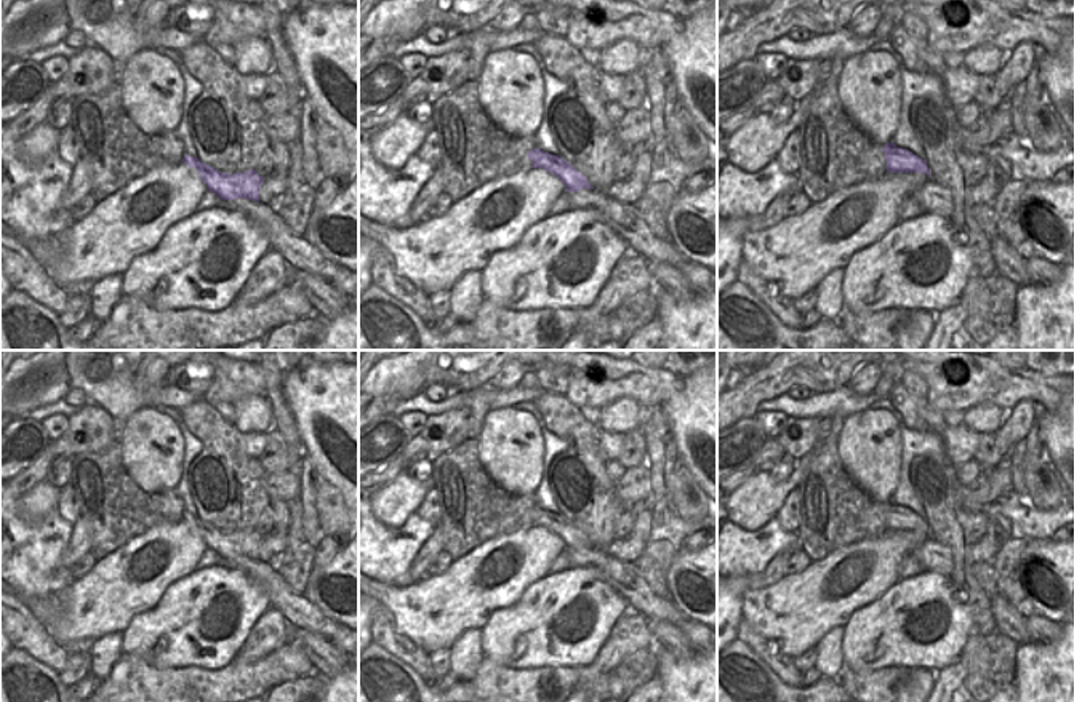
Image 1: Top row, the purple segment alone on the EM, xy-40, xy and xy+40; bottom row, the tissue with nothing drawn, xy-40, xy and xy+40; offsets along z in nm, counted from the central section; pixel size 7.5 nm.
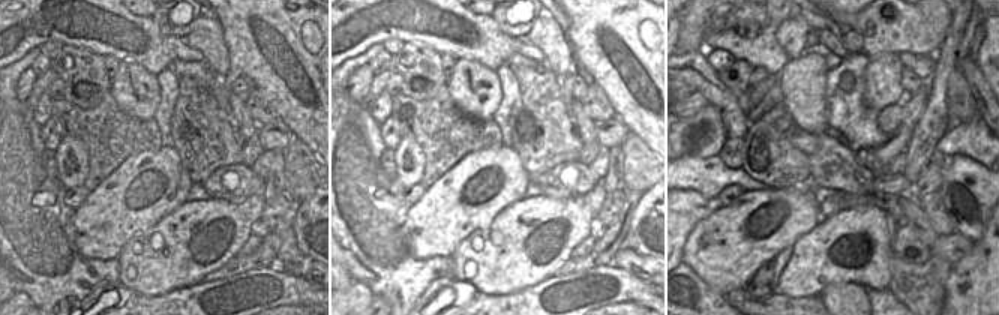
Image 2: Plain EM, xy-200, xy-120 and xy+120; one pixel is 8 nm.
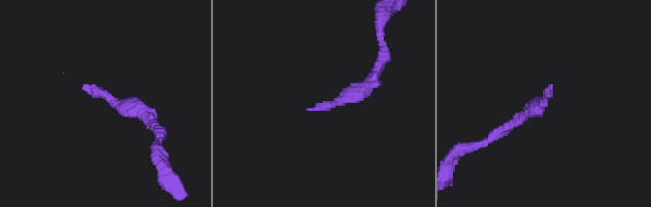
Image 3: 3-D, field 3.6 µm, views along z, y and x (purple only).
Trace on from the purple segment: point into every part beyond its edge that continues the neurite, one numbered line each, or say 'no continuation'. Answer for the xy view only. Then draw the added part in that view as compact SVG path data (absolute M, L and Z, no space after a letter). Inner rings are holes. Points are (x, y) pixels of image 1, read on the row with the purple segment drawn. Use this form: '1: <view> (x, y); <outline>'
no continuation

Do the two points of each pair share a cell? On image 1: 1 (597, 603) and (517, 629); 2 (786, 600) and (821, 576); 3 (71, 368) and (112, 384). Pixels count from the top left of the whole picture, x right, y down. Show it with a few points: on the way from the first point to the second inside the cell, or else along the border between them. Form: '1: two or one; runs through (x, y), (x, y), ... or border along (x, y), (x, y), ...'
1: one; runs through (578, 595), (536, 629)
2: one; runs through (794, 600), (813, 584)
3: one; runs through (80, 378), (87, 384), (103, 384)

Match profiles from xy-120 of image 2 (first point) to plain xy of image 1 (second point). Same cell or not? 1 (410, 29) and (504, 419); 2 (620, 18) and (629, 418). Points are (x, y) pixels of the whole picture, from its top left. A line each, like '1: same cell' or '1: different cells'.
1: different cells
2: different cells

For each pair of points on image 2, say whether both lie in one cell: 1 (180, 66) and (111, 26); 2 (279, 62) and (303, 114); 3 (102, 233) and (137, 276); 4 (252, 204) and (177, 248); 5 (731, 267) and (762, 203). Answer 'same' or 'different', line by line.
1: different
2: same
3: different
4: same
5: same

